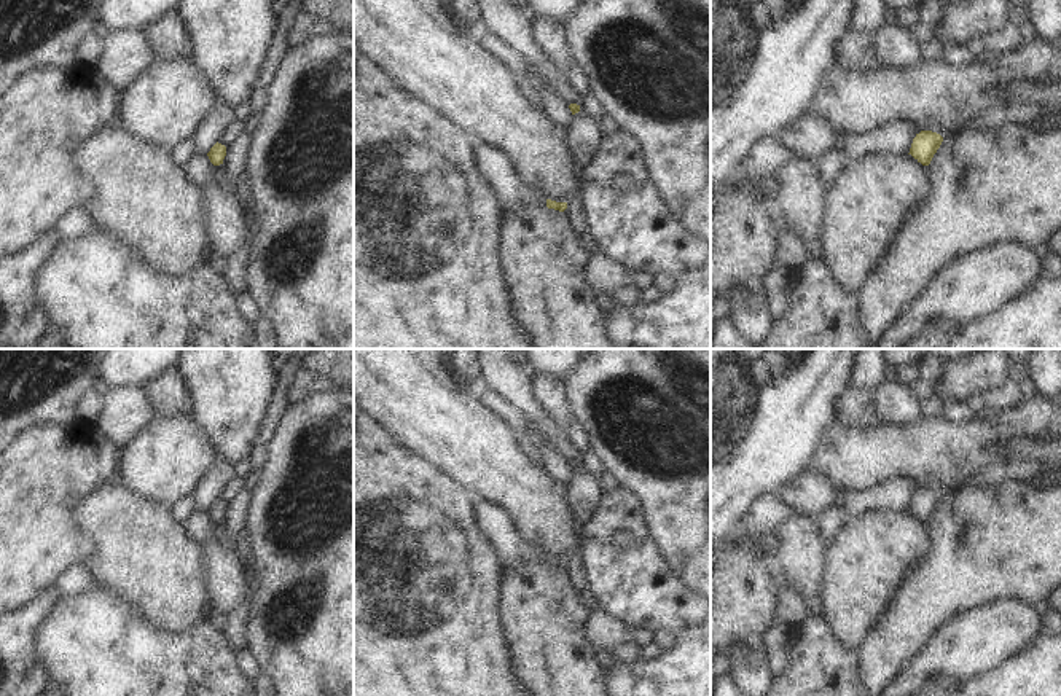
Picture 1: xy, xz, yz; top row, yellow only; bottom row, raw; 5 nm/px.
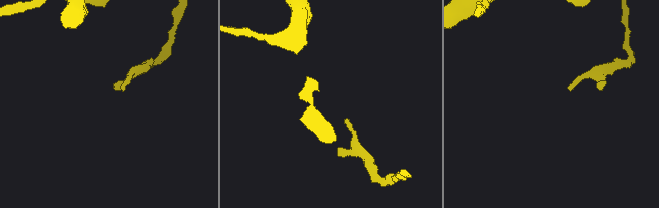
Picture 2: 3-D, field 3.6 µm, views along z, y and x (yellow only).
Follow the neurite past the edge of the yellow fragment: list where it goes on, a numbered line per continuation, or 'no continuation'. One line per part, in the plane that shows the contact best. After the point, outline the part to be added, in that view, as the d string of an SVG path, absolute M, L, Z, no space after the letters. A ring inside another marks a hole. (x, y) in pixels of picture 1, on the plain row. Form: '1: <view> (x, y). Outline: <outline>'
1: xz (494, 523). Outline: M475 497L473 506L475 522L502 569L524 562L546 562L542 551L519 538L510 514L502 506L480 497Z

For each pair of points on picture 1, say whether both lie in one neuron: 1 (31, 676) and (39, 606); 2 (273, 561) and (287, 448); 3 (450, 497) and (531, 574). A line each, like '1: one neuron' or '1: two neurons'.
1: one neuron
2: one neuron
3: two neurons

